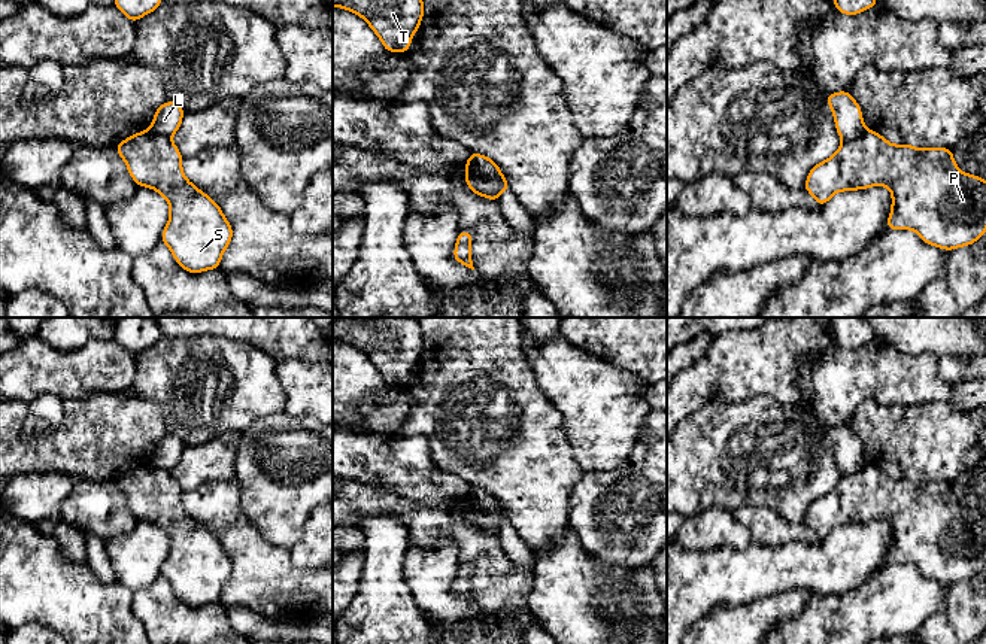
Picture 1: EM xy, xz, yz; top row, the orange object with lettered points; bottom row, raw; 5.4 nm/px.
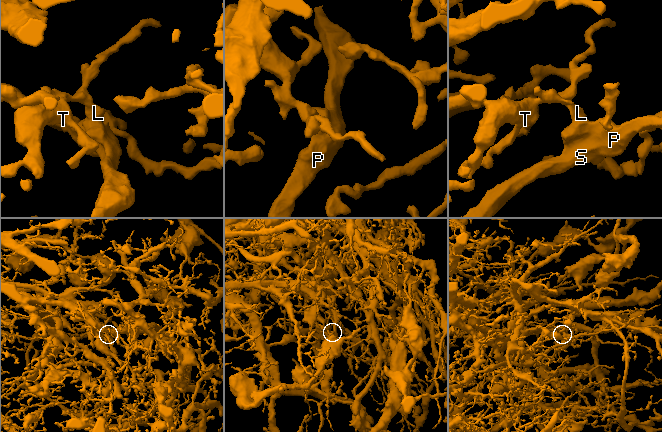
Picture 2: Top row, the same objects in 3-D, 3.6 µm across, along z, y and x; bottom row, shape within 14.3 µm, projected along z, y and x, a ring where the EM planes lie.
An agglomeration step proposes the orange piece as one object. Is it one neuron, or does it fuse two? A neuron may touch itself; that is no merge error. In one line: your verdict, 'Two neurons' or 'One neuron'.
Two neurons

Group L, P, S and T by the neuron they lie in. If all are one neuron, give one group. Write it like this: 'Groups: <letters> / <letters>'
Groups: L T / P S

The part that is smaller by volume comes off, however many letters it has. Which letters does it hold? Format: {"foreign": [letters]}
{"foreign": ["P", "S"]}

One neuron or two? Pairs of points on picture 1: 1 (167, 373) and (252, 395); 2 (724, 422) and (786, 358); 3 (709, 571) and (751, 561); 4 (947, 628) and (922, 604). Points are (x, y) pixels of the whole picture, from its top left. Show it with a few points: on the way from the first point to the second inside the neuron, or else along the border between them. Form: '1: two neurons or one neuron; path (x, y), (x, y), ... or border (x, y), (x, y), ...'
1: one neuron; path (188, 377), (197, 385), (221, 385), (231, 392)
2: two neurons; border (709, 401), (771, 395), (779, 403)
3: one neuron; path (719, 571), (740, 571)
4: two neurons; border (947, 585), (944, 605), (919, 628)

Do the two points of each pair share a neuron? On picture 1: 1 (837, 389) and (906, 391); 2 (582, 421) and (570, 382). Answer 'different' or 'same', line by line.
1: same
2: same

